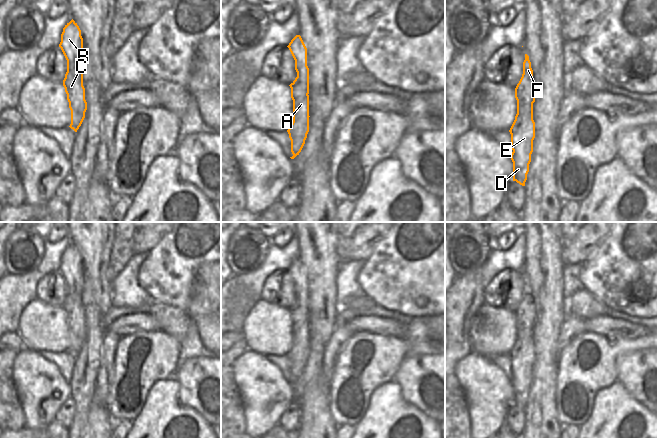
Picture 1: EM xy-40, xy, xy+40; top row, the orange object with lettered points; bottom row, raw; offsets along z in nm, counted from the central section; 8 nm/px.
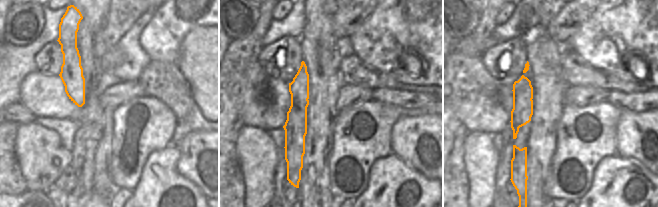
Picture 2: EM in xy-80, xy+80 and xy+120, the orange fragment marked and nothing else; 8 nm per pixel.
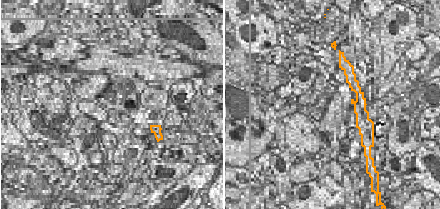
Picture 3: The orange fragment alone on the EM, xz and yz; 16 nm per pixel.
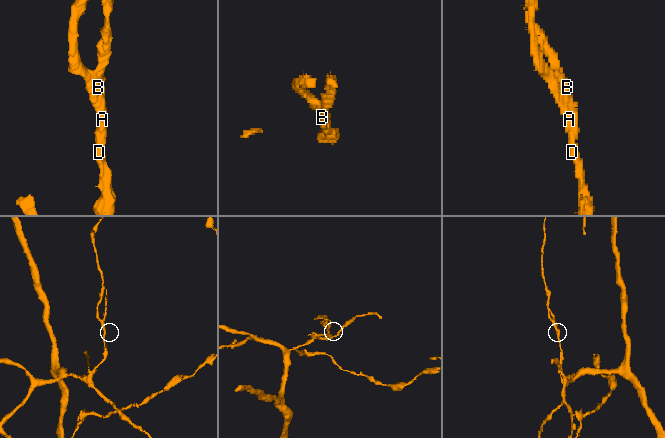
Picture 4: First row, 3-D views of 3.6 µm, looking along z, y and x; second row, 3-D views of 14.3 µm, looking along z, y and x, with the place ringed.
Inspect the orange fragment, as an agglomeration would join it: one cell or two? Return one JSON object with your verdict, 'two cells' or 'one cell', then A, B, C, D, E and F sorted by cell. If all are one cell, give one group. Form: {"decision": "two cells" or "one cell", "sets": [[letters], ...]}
{"decision": "two cells", "sets": [["A", "C", "D", "E"], ["B", "F"]]}

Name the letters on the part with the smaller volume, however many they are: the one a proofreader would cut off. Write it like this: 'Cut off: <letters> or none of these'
Cut off: B, F

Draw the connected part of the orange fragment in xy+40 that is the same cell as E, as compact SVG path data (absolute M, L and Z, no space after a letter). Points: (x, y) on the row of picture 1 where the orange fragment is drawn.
M517 103L517 114L509 132L513 150L510 156L513 162L513 181L525 186L535 138L533 104Z

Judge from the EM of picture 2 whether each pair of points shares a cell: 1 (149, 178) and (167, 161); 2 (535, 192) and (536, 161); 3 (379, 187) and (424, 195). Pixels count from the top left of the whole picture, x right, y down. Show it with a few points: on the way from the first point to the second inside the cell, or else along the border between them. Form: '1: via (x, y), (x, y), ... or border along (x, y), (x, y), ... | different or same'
1: via (148, 170), (148, 166), (152, 161), (159, 161) | same
2: via (536, 184), (536, 169) | same
3: via (391, 185), (405, 182), (408, 185), (417, 185) | same

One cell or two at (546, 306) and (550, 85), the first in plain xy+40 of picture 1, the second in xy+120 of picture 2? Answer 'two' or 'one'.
one

